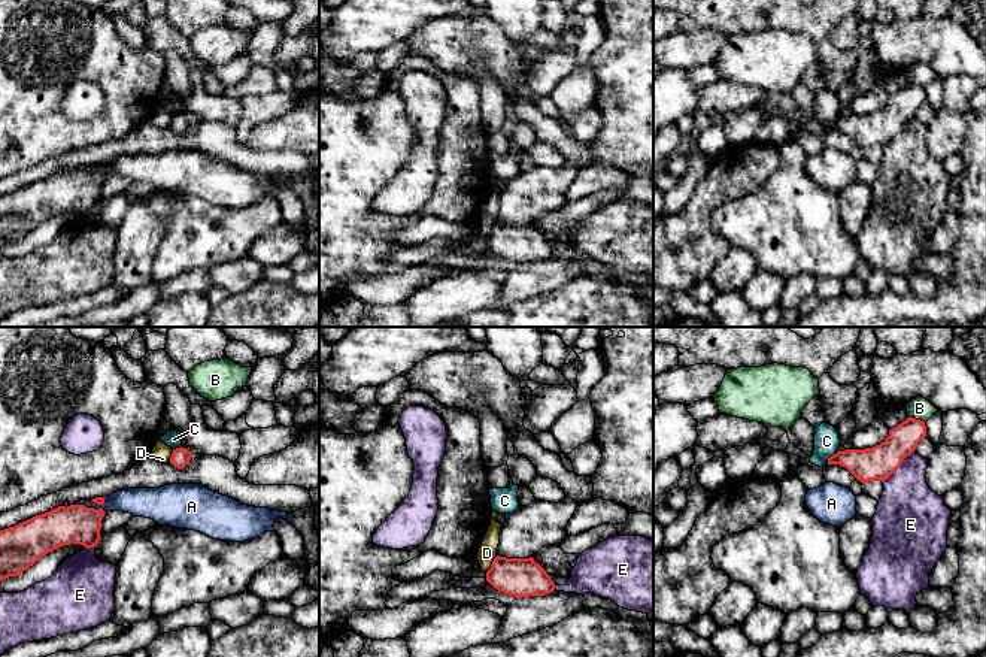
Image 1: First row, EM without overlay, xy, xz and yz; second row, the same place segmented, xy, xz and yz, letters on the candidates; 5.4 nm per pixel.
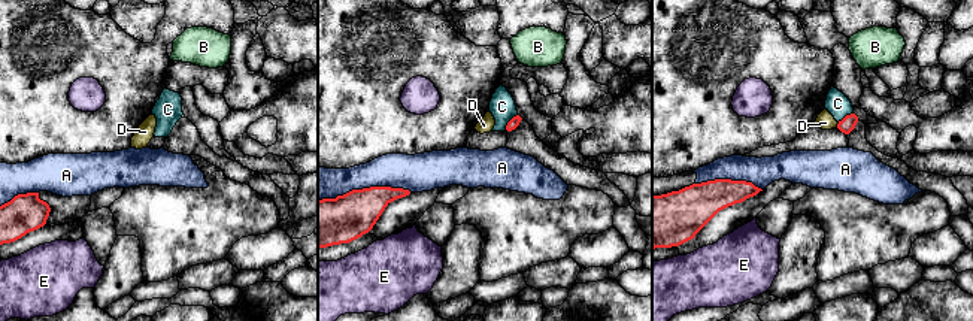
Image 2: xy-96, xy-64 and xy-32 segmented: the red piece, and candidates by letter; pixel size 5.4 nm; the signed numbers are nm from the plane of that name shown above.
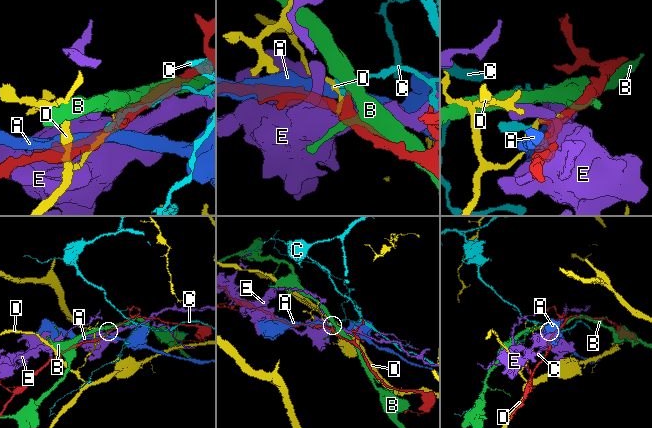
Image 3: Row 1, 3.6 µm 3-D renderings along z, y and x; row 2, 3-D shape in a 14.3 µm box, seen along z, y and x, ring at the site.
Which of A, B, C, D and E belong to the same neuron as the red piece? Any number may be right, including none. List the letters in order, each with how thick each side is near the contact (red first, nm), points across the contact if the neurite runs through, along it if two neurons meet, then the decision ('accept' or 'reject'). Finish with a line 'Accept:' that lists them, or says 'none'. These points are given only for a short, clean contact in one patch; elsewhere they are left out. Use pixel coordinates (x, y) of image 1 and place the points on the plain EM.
A: 200 nm thick on the red side, 140 nm on the other; reject
B: 160 nm thick on the red side, 120 nm on the other; reject
C: 180 nm thick on the red side, 140 nm on the other; border along yz (834, 118), (827, 129); reject
D: 200 nm thick on the red side, 100 nm on the other; border along xz (497, 221), (487, 238); reject
E: 180 nm thick on the red side, 340 nm on the other; reject
Accept: none

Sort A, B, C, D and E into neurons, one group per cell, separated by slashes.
A / B / C / D / E

